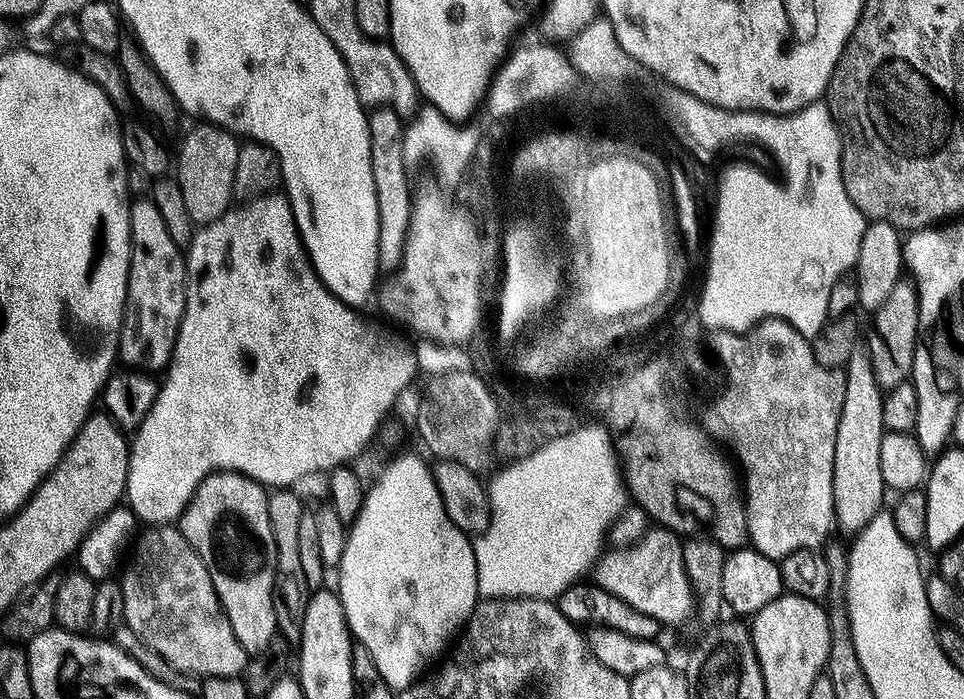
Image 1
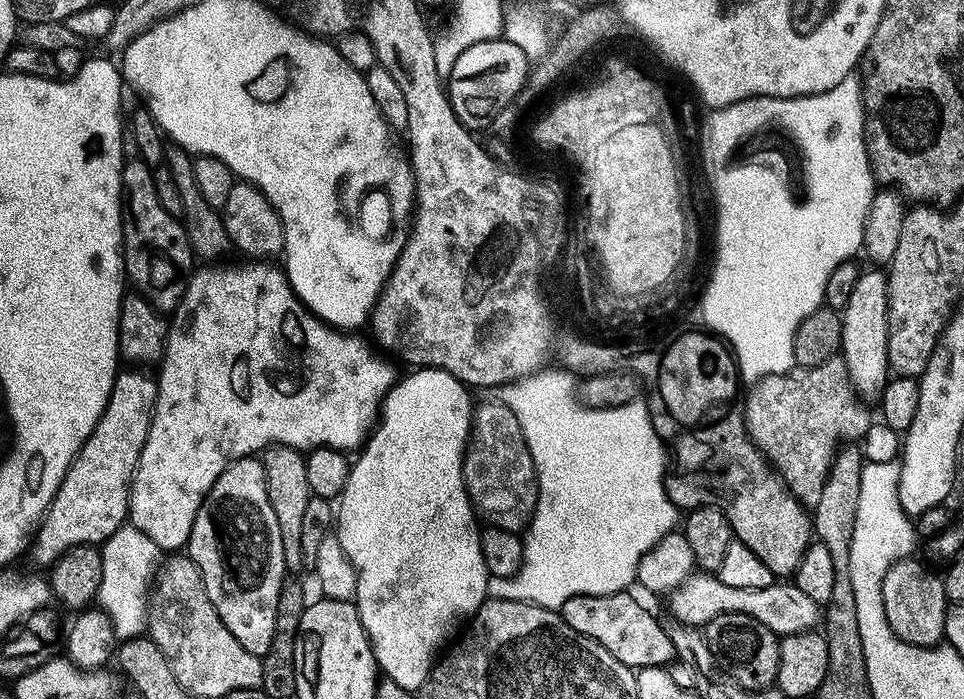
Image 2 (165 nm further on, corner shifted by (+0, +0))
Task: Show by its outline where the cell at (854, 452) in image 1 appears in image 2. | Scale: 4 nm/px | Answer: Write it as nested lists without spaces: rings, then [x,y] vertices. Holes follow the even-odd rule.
[[[883,271],[864,272],[856,280],[848,301],[842,307],[840,352],[852,388],[868,402],[879,401],[890,379],[888,362],[888,277]]]

